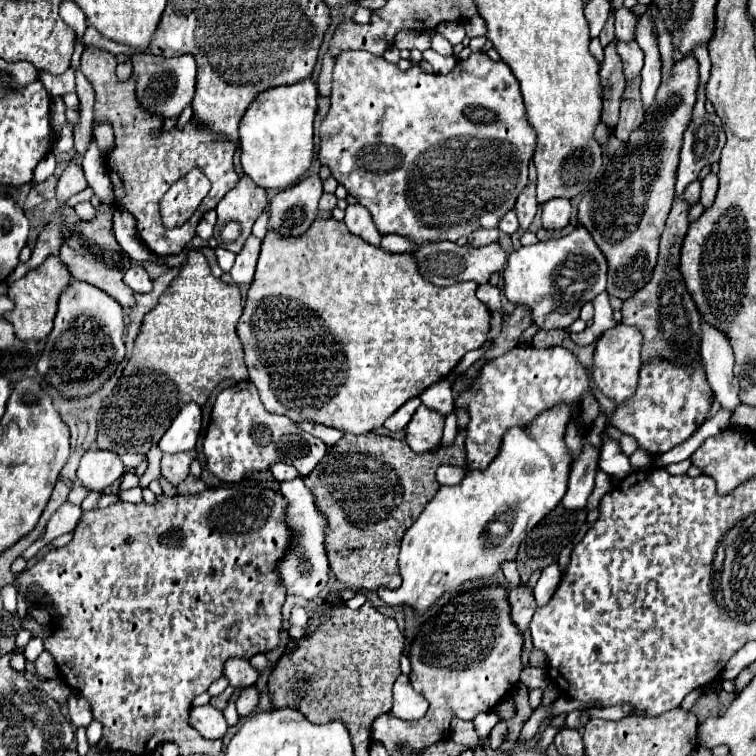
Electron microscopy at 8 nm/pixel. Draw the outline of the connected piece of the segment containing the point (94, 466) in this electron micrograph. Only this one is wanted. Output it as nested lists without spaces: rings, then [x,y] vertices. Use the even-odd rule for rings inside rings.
[[[88,450],[78,466],[78,478],[84,488],[88,490],[104,490],[112,486],[124,472],[124,464],[118,454],[102,452],[102,450]]]

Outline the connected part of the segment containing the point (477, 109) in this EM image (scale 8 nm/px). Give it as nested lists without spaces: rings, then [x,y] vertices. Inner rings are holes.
[[[346,50],[336,58],[334,74],[332,74],[332,94],[330,94],[330,108],[328,114],[320,122],[320,162],[332,170],[332,176],[352,194],[364,208],[370,210],[372,220],[380,234],[400,234],[412,238],[416,244],[420,242],[436,242],[436,240],[450,240],[456,242],[462,236],[470,236],[474,230],[480,228],[498,228],[502,216],[514,210],[514,202],[522,194],[528,184],[528,164],[534,154],[536,134],[528,126],[524,118],[524,102],[520,94],[520,86],[510,72],[510,68],[498,60],[490,60],[488,54],[478,52],[470,54],[466,60],[458,60],[454,70],[446,76],[428,74],[420,66],[412,66],[402,72],[396,64],[386,62],[374,54],[362,50]]]

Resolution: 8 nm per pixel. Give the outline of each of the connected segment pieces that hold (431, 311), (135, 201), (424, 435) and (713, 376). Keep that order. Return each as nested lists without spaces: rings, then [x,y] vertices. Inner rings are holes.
[[[326,220],[326,222],[314,222],[312,230],[304,234],[304,238],[280,238],[278,234],[266,234],[262,240],[262,252],[258,258],[258,268],[254,282],[250,286],[250,292],[246,296],[246,306],[242,312],[242,318],[238,322],[238,338],[246,352],[246,366],[250,372],[250,382],[260,392],[260,400],[264,408],[270,414],[282,414],[288,416],[294,422],[316,422],[324,426],[332,426],[336,430],[348,432],[348,434],[366,434],[384,424],[388,416],[392,416],[404,402],[410,398],[420,396],[428,386],[444,380],[456,364],[462,360],[462,356],[470,350],[480,348],[490,332],[490,310],[484,302],[476,298],[476,282],[458,282],[448,288],[432,286],[430,282],[424,282],[416,270],[416,262],[408,254],[392,254],[378,246],[370,246],[356,234],[350,234],[344,222]]]
[[[84,48],[82,54],[82,66],[80,72],[92,82],[96,90],[96,104],[94,104],[94,120],[108,120],[116,134],[116,146],[106,156],[106,166],[110,180],[114,184],[116,204],[122,210],[128,210],[136,218],[136,230],[140,240],[158,256],[168,254],[180,254],[184,246],[194,238],[196,226],[204,212],[216,208],[220,198],[238,182],[238,176],[232,166],[232,156],[236,146],[232,146],[230,140],[224,138],[212,138],[212,134],[198,130],[192,126],[192,122],[184,130],[172,128],[170,132],[162,136],[154,136],[154,132],[162,130],[164,118],[152,118],[152,114],[144,114],[140,106],[136,106],[136,98],[132,98],[132,78],[128,82],[118,82],[116,74],[116,58],[108,54],[106,50],[98,48]],[[194,166],[202,168],[202,172],[208,172],[208,180],[212,182],[212,188],[208,196],[202,200],[198,210],[192,214],[188,224],[166,230],[160,220],[158,204],[164,196],[164,192],[180,180],[180,176],[186,176]]]
[[[420,406],[406,426],[406,442],[416,454],[428,452],[440,444],[442,428],[444,416],[428,410],[426,406]]]
[[[702,322],[702,326],[704,326],[704,338],[702,338],[700,352],[702,352],[702,358],[704,358],[704,370],[706,370],[710,388],[714,392],[716,402],[720,402],[720,408],[724,408],[732,414],[742,404],[740,398],[738,398],[738,380],[732,374],[732,366],[734,366],[732,346],[728,346],[728,338],[724,338],[724,334],[720,334],[716,328],[708,326],[706,322]]]

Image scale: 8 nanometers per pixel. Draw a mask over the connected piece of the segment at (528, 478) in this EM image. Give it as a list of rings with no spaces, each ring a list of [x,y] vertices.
[[[560,404],[544,412],[526,428],[512,428],[504,434],[500,454],[486,470],[466,472],[458,486],[442,486],[428,502],[420,518],[406,530],[400,548],[402,586],[398,590],[378,588],[379,597],[390,606],[410,606],[416,614],[424,614],[438,598],[448,592],[462,590],[464,584],[480,578],[490,578],[502,564],[514,560],[524,536],[540,522],[566,494],[570,474],[570,450],[564,444],[564,430],[570,422],[570,408]]]

